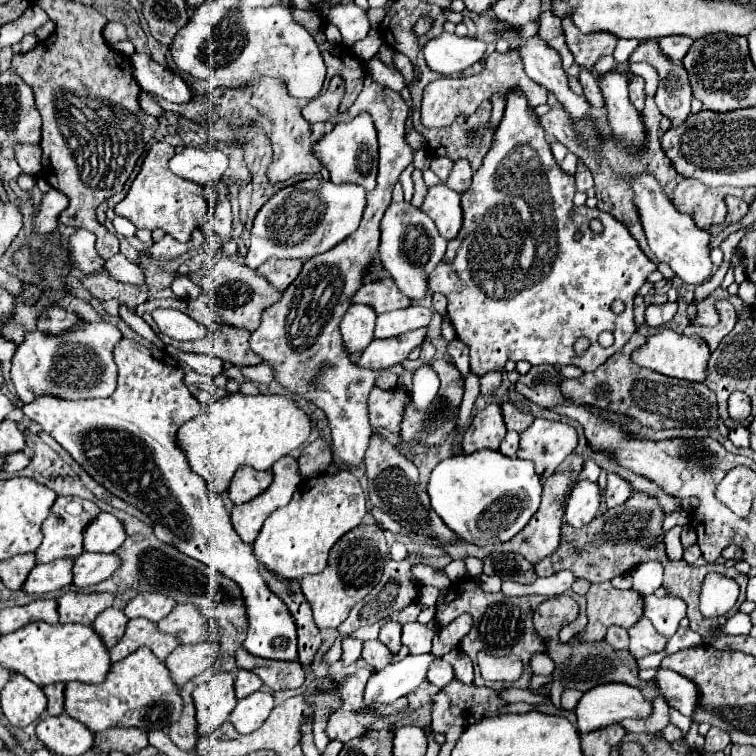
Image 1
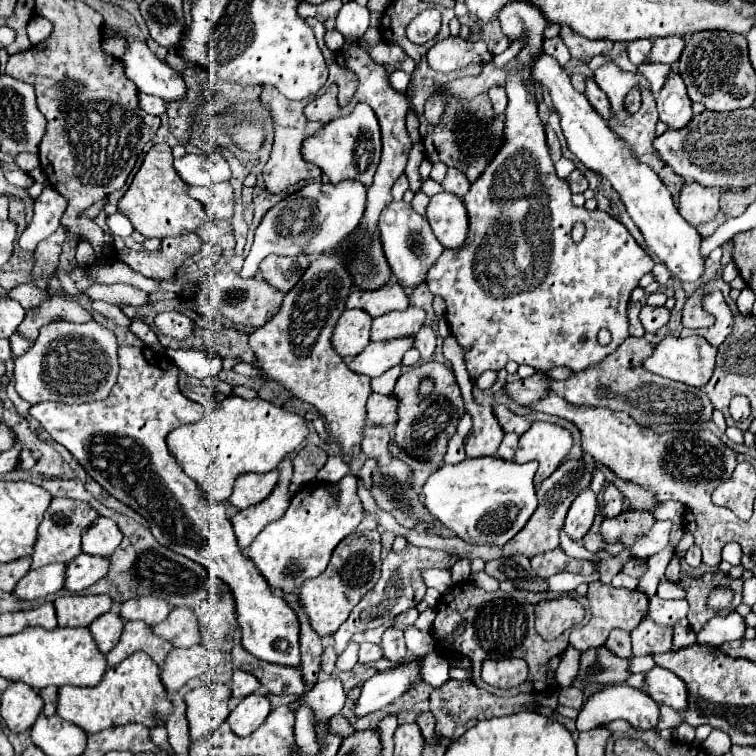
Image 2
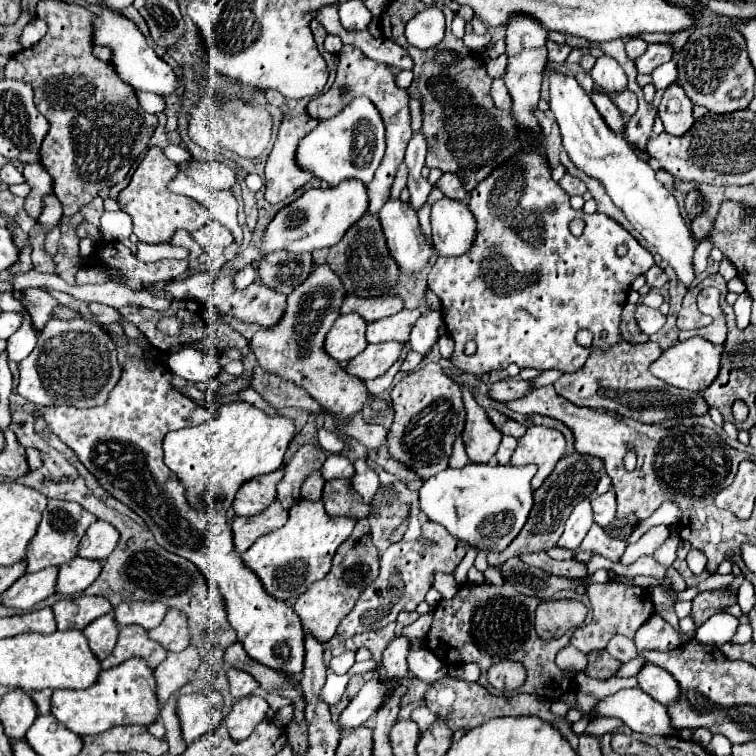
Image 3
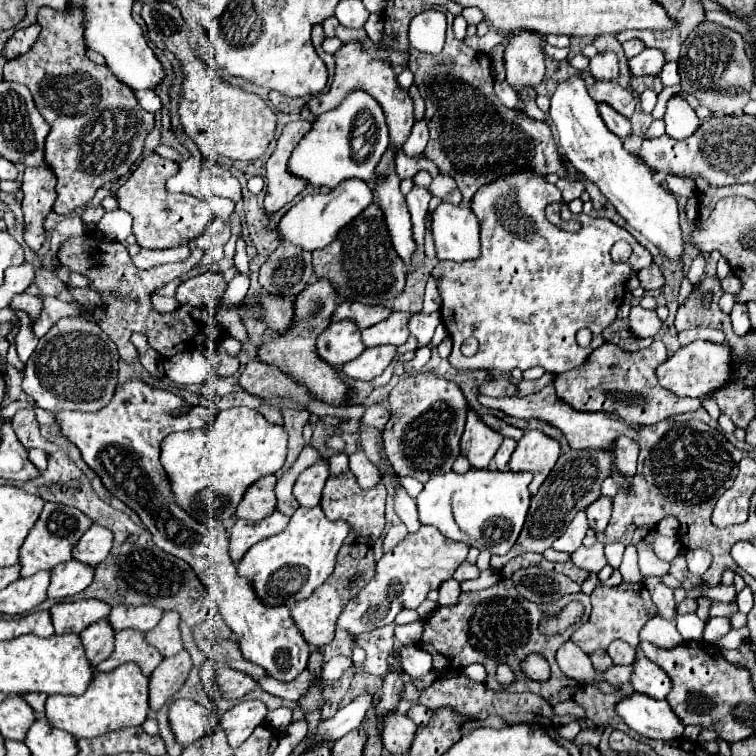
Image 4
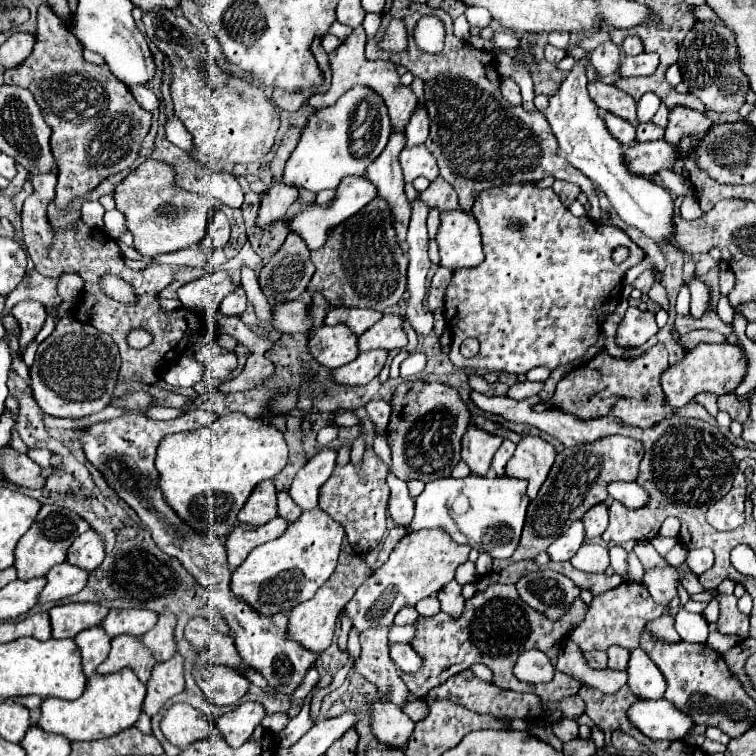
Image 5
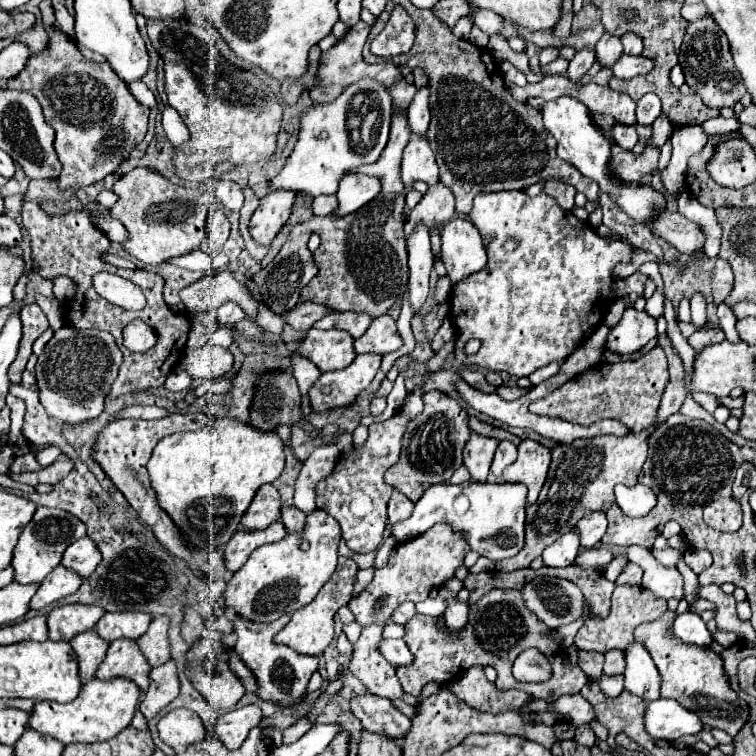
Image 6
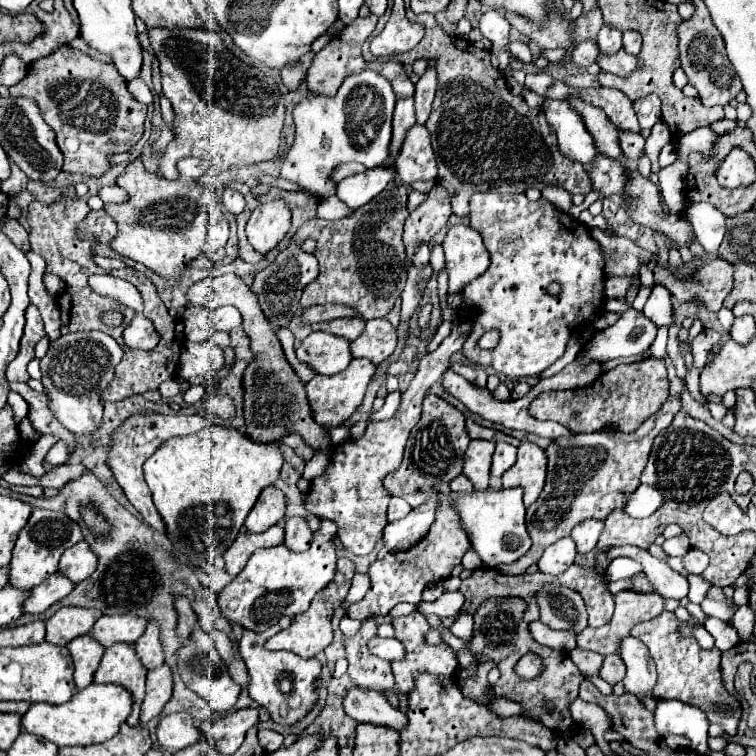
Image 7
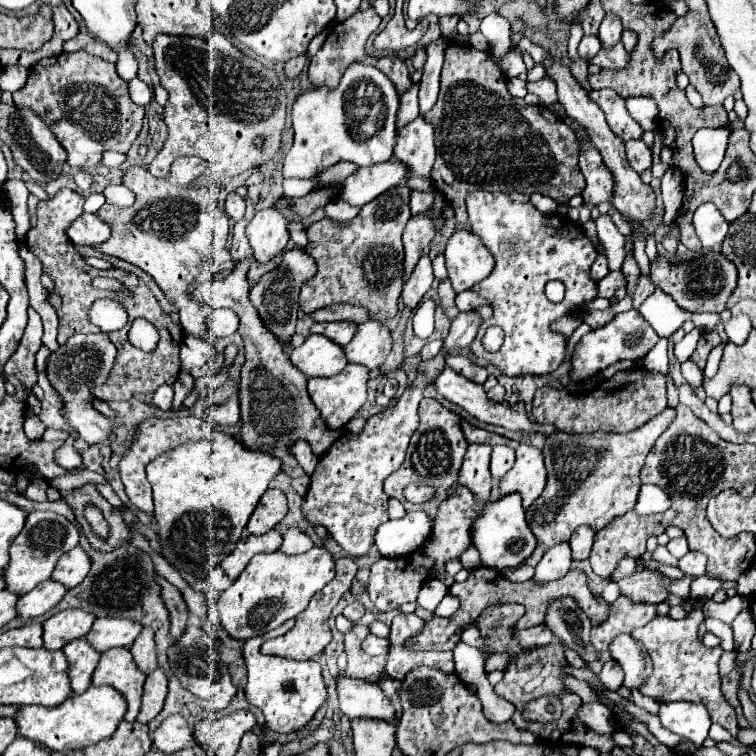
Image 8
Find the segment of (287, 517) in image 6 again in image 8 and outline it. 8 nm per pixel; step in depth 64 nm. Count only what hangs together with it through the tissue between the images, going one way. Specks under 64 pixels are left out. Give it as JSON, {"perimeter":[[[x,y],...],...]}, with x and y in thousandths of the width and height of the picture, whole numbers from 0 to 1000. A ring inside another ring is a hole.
{"perimeter":[[[389,696],[389,698],[378,698],[370,728],[376,733],[399,733],[399,730],[407,730],[413,722],[415,722],[413,712],[405,704],[399,704],[394,696]]]}

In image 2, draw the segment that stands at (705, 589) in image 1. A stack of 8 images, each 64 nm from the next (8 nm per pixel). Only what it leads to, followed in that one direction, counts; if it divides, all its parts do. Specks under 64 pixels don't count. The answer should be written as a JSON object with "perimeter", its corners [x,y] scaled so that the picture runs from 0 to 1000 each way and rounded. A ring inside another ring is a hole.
{"perimeter":[[[947,775],[939,780],[934,802],[939,807],[958,807],[968,799],[968,794],[971,794],[971,780],[966,775]]]}

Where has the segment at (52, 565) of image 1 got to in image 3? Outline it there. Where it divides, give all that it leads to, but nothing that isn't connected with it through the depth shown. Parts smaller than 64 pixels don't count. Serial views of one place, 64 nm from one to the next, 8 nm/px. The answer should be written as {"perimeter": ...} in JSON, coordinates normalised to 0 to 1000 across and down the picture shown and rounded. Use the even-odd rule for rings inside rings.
{"perimeter":[[[63,749],[50,757],[32,759],[8,786],[3,786],[3,796],[16,804],[40,807],[45,799],[74,786],[74,767],[77,749]]]}

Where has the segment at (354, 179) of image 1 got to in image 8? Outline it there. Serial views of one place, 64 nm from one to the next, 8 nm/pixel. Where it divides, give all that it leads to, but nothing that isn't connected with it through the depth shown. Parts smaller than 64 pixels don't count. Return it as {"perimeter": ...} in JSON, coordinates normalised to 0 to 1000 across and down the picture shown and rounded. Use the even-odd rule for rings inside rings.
{"perimeter":[[[466,85],[444,119],[415,116],[394,127],[386,143],[389,190],[376,209],[376,235],[413,238],[452,212],[474,220],[516,212],[524,193],[526,135],[529,127],[521,111],[503,93],[484,85]]]}

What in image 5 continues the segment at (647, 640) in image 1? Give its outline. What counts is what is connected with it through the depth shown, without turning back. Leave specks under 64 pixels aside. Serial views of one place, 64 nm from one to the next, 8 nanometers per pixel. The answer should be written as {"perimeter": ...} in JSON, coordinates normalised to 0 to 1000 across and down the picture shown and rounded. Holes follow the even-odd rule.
{"perimeter":[[[878,812],[878,815],[857,823],[852,836],[857,836],[860,841],[868,841],[870,847],[884,849],[884,852],[894,852],[899,847],[897,836],[892,833],[892,817],[886,812]]]}

